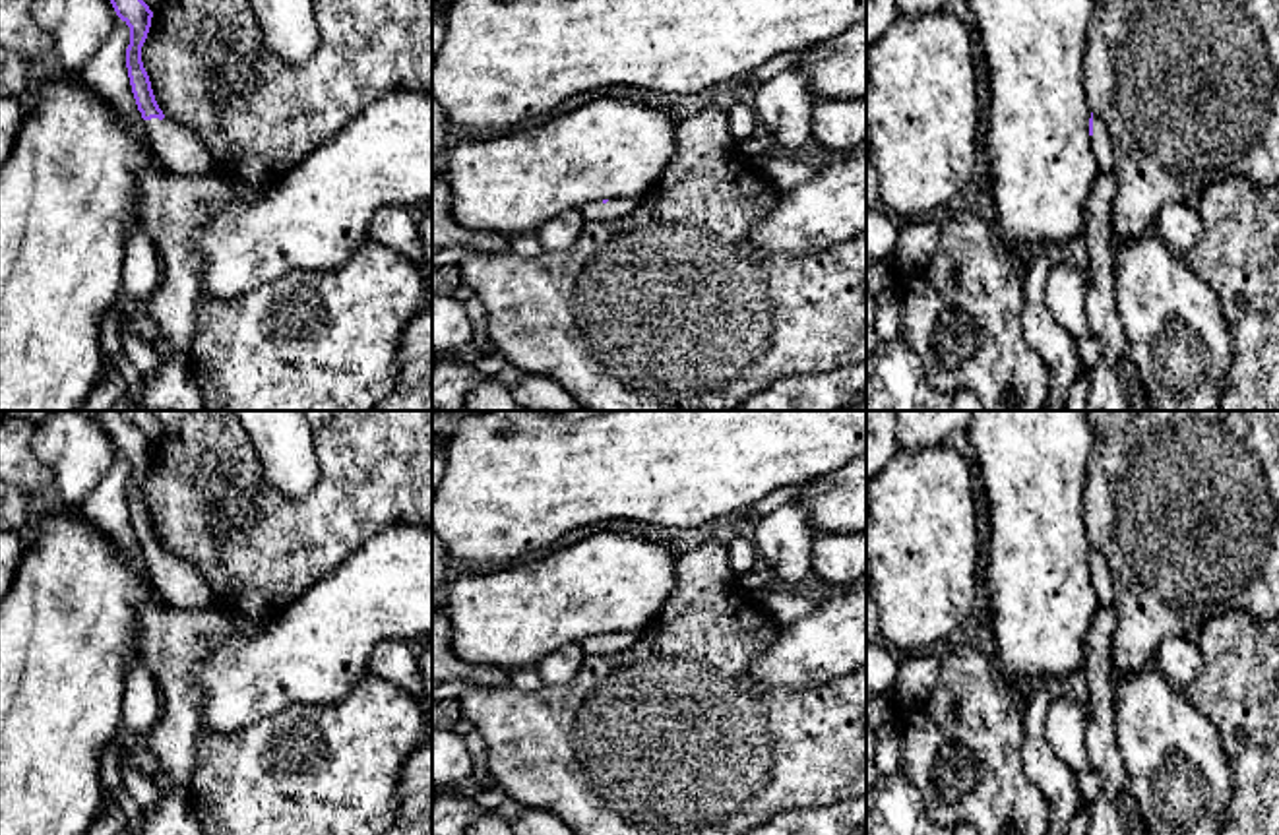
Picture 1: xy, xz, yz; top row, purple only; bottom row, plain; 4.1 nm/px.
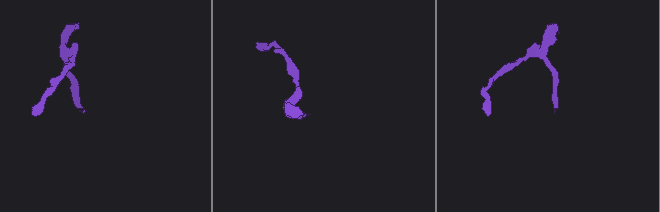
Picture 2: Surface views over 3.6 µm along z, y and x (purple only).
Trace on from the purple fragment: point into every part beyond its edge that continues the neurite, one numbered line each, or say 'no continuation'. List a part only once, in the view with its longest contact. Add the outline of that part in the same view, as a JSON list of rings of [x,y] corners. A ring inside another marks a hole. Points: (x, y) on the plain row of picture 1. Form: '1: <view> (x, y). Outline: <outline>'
1: xy (181, 584). Outline: [[[151,552],[143,558],[155,589],[169,606],[176,610],[213,608],[207,579],[194,564],[169,552]]]

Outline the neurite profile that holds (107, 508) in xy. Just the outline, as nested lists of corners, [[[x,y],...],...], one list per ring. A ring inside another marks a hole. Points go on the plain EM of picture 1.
[[[118,451],[107,475],[95,484],[91,494],[81,504],[81,510],[112,539],[112,542],[134,564],[136,570],[147,572],[145,558],[141,546],[138,544],[128,511],[128,479],[130,461]]]

